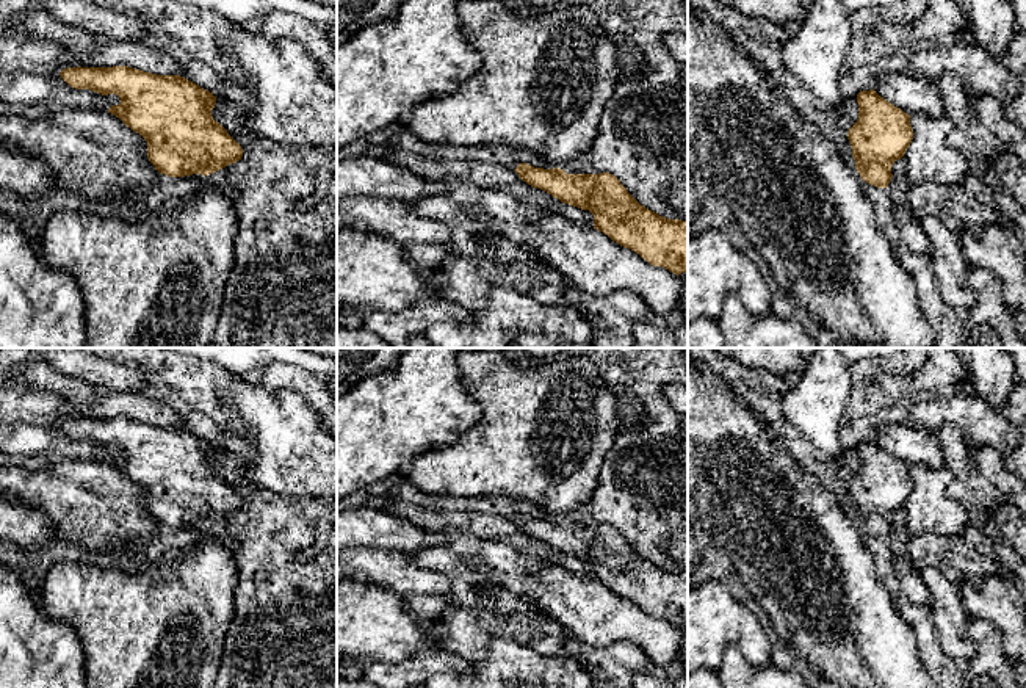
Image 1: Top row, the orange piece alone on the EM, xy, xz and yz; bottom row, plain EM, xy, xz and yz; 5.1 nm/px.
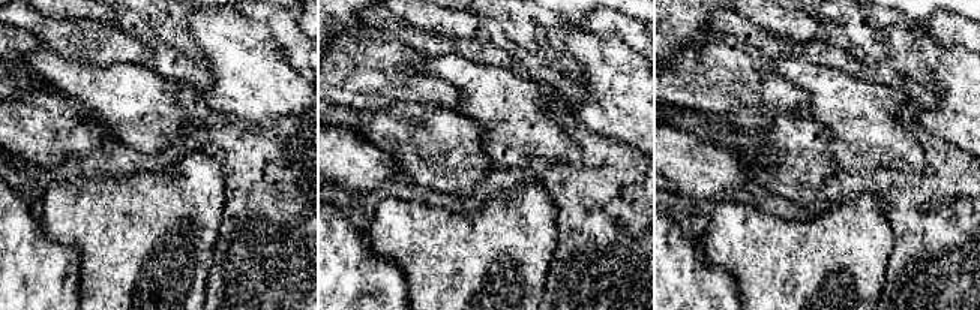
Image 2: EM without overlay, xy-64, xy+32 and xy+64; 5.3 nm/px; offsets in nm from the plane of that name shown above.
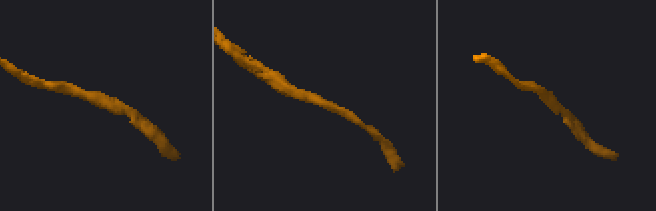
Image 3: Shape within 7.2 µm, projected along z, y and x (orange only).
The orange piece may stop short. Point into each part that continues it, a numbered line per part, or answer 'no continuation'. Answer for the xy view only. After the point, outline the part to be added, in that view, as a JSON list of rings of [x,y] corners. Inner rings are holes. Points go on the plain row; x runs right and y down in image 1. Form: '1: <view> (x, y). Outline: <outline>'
no continuation

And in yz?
no continuation

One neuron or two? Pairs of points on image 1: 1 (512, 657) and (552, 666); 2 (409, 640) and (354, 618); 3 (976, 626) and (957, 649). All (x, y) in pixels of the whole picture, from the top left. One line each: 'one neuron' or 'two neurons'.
1: one neuron
2: one neuron
3: two neurons

